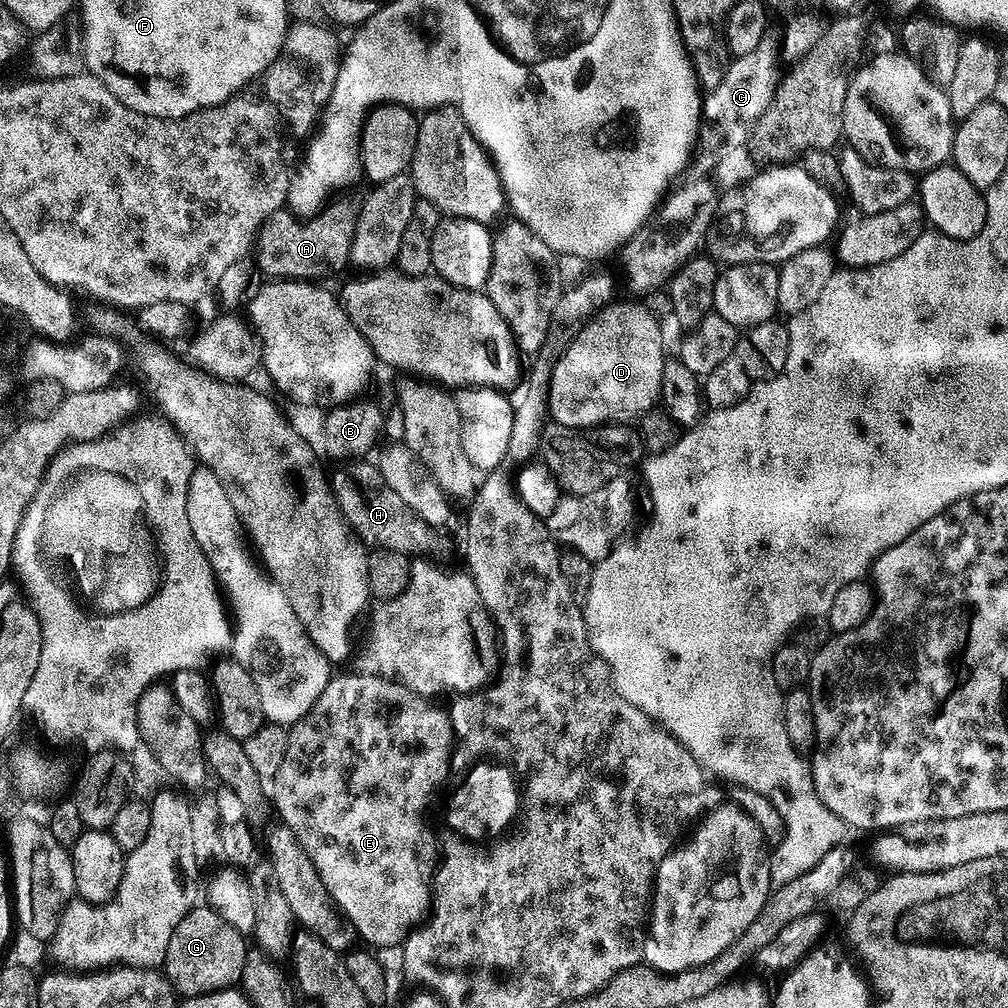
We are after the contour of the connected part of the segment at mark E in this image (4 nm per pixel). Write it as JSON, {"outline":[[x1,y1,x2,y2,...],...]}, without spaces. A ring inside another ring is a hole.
{"outline":[[351,674,352,676,333,675,317,700,310,706,309,712,288,728,286,758,282,758,282,767,270,781,270,804,280,815,279,819,296,835,302,850,314,862,318,878,332,895,332,901,340,907,346,918,356,928,356,935,365,940,373,949,392,948,403,945,404,939,413,928,417,927,429,915,432,902,432,877,438,867,438,844,432,841,432,832,424,821,424,811,432,800,436,787,448,776,448,767,454,764,454,729,451,715,432,705,431,699,419,696,406,686,396,684,381,676]]}

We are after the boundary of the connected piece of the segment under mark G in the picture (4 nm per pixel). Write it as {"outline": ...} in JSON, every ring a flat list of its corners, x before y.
{"outline":[[193,906,174,926,174,934,170,934,170,946,166,946,166,958,162,965,162,971,168,983,181,997,207,996,210,992,220,992,224,988,239,985,242,978,242,966,246,966,246,954,250,951,250,944,246,941,245,933,239,932,226,918,217,914,211,906]]}

